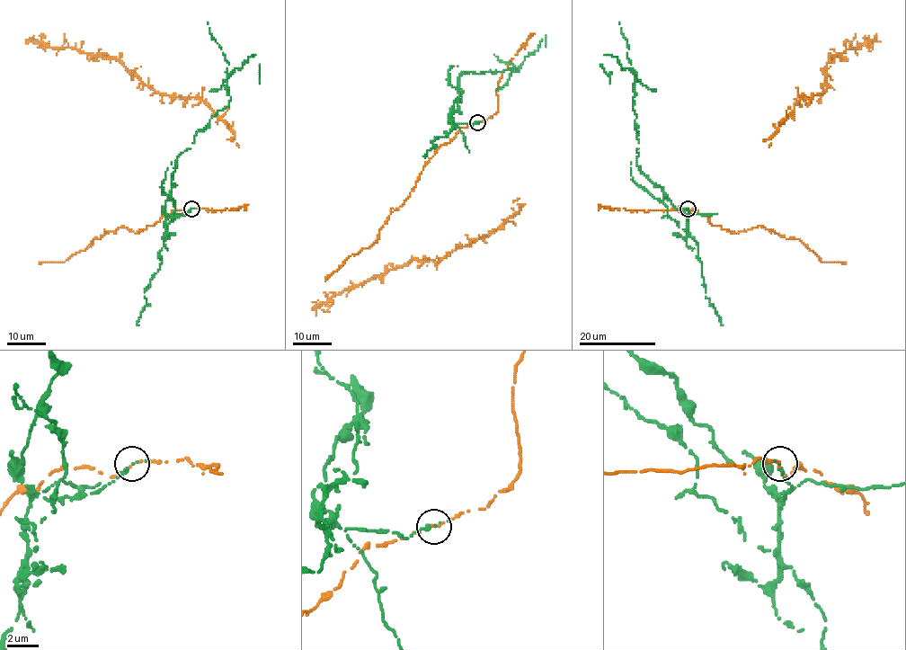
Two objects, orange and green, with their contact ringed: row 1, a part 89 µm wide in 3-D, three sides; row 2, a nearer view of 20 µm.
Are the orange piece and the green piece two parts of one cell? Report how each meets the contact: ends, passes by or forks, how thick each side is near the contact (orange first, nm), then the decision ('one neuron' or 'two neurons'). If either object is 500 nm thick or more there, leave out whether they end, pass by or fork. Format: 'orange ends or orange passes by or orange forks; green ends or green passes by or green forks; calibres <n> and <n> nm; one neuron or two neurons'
orange passes by; green ends; calibres 70 and 240 nm; two neurons

